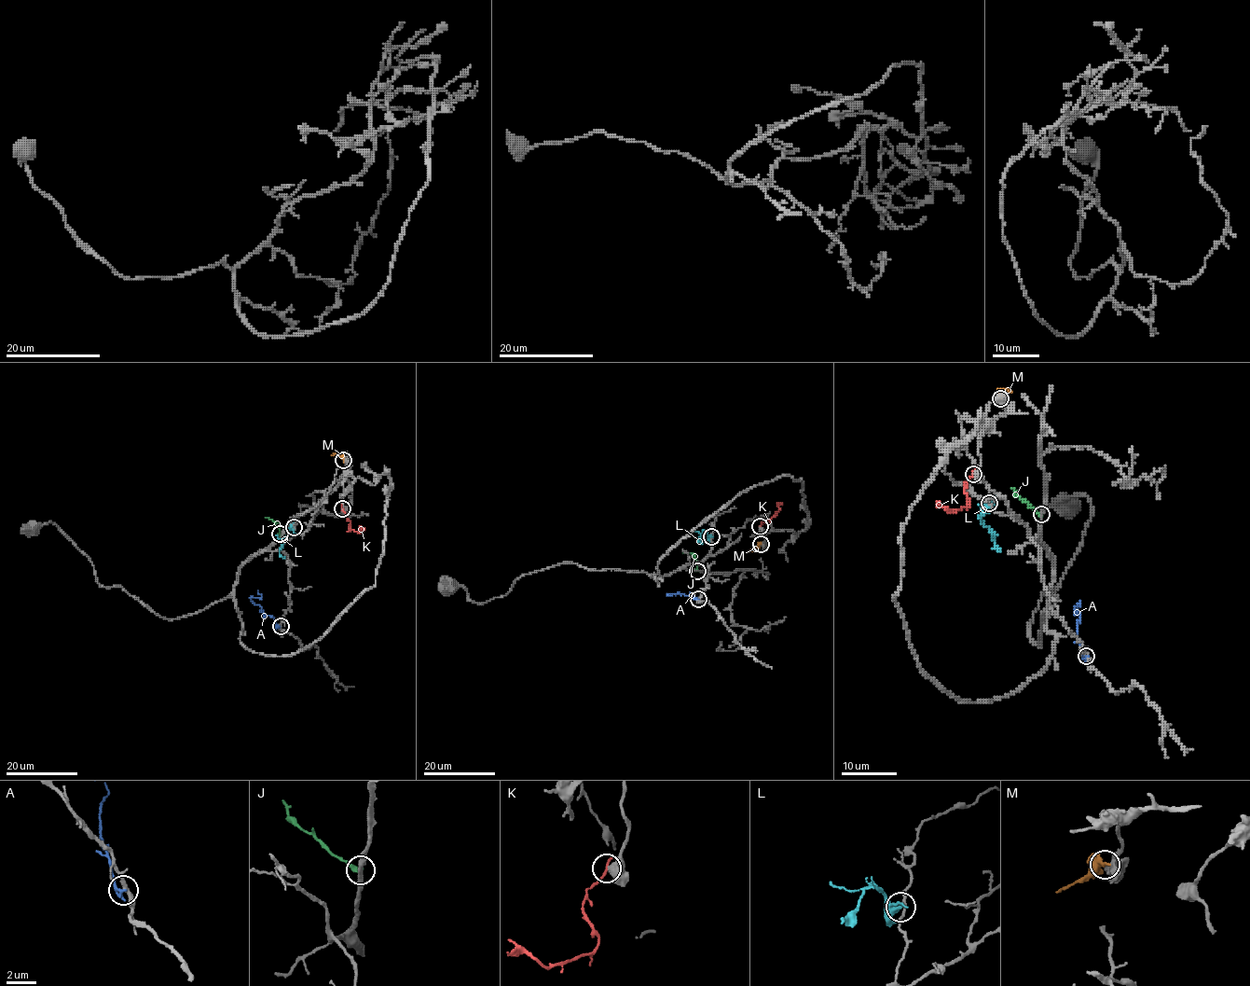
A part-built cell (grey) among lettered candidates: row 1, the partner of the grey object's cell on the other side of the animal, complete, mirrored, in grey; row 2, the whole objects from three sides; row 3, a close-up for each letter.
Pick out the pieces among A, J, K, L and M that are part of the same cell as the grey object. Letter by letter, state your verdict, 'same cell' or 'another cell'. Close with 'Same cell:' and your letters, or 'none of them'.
A: another cell
J: another cell
K: another cell
L: another cell
M: another cell
Same cell: none of them

